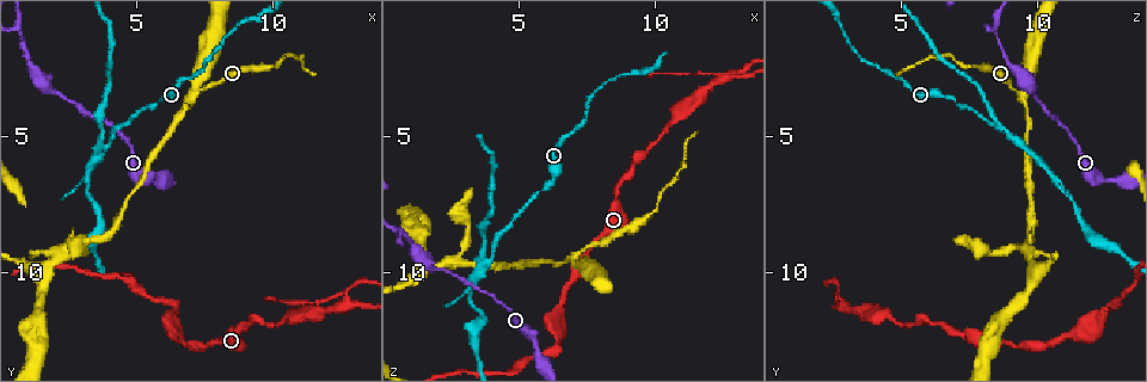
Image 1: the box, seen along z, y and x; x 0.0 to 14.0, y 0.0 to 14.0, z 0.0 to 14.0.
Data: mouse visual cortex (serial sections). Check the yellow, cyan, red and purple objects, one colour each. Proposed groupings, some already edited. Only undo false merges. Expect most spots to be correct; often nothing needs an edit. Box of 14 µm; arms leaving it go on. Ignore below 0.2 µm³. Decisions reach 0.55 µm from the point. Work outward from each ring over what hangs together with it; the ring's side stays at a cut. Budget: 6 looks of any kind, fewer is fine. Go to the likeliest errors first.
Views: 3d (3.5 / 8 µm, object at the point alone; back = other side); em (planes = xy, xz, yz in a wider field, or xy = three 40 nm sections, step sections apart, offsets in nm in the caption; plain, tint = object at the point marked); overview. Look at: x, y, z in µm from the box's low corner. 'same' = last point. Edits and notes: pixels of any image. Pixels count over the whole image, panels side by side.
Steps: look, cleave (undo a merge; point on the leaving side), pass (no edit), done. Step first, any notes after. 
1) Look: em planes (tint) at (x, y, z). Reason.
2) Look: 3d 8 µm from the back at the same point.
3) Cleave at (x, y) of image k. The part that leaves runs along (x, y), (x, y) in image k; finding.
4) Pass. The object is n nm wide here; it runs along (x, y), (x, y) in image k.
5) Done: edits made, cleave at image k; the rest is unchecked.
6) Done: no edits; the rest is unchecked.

Look: 3d 3.5 µm at (7.1, 3.5, 9.4). Two arms in line, one across.

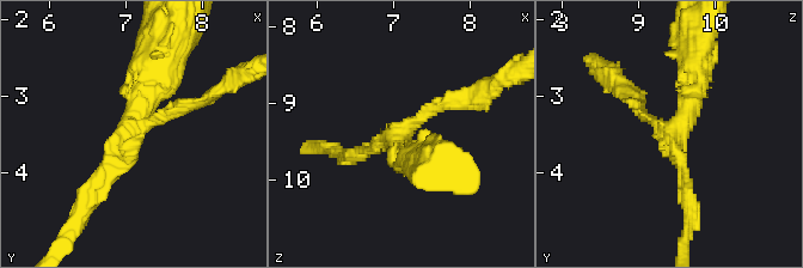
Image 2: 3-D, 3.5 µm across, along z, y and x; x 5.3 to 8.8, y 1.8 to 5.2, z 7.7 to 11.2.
Look: em xy step 3 (tint) at (7.10, 3.55, 9.40). 3 arms meet here; the arms are 150, 150, 300 nm wide.

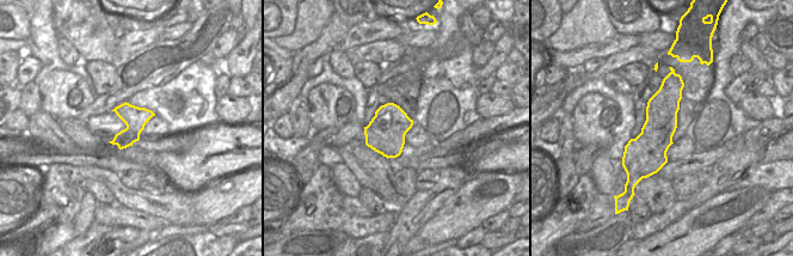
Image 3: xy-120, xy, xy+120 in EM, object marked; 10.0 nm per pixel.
Pass. It runs along (194, 103), (142, 128), (91, 202) in image 2; all the same cell.

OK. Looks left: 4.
Look: 3d 3.5 µm at (3.9, 5.5, 9.7). A fork.

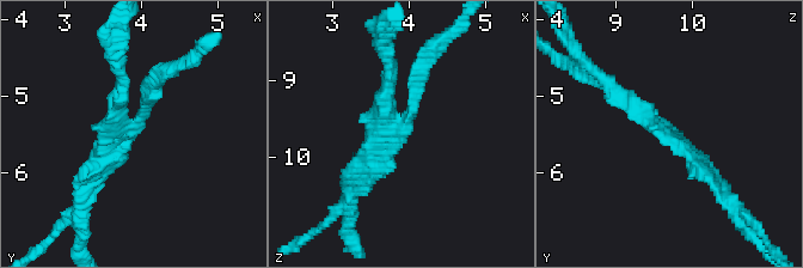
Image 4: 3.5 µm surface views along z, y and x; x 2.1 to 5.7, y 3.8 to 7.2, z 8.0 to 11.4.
Look: em xy step 5 (tint) at (3.85, 5.40, 9.60). 3 arms meet here; the arms are 200, 200, 200 nm wide; shape alone is not enough.

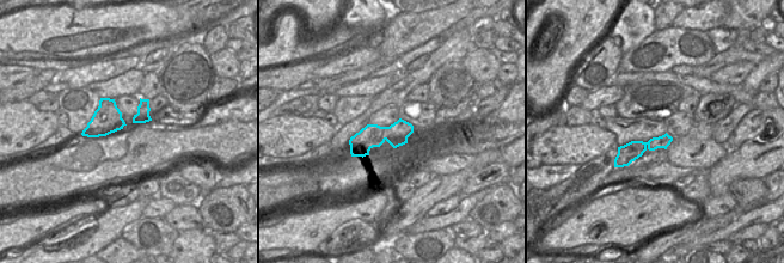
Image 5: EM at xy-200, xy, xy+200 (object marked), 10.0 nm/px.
Look: em xy step 3 (tint) at the same point.

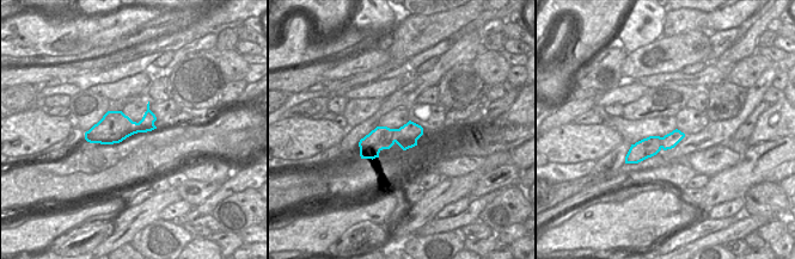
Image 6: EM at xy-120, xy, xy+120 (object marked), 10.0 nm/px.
Cleave at (353, 241) of image 4. The part that leaves runs along (123, 129), (86, 174), (79, 211) in image 4; a second cell is stuck on.

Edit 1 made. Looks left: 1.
Look: 3d 3.5 µm at (6.4, 11.3, 12.6). A narrow waist.

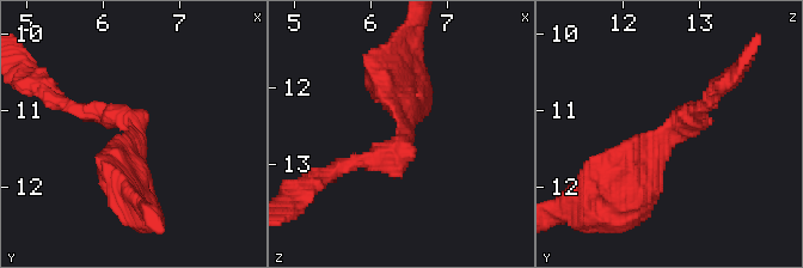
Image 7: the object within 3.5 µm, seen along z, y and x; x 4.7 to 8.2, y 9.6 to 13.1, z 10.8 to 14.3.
Pass. It runs along (618, 200), (651, 152), (698, 111) in image 7; continuous, no second cell.

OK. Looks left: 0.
Done: edits made, cleave at image 4; the rest is unchecked.

